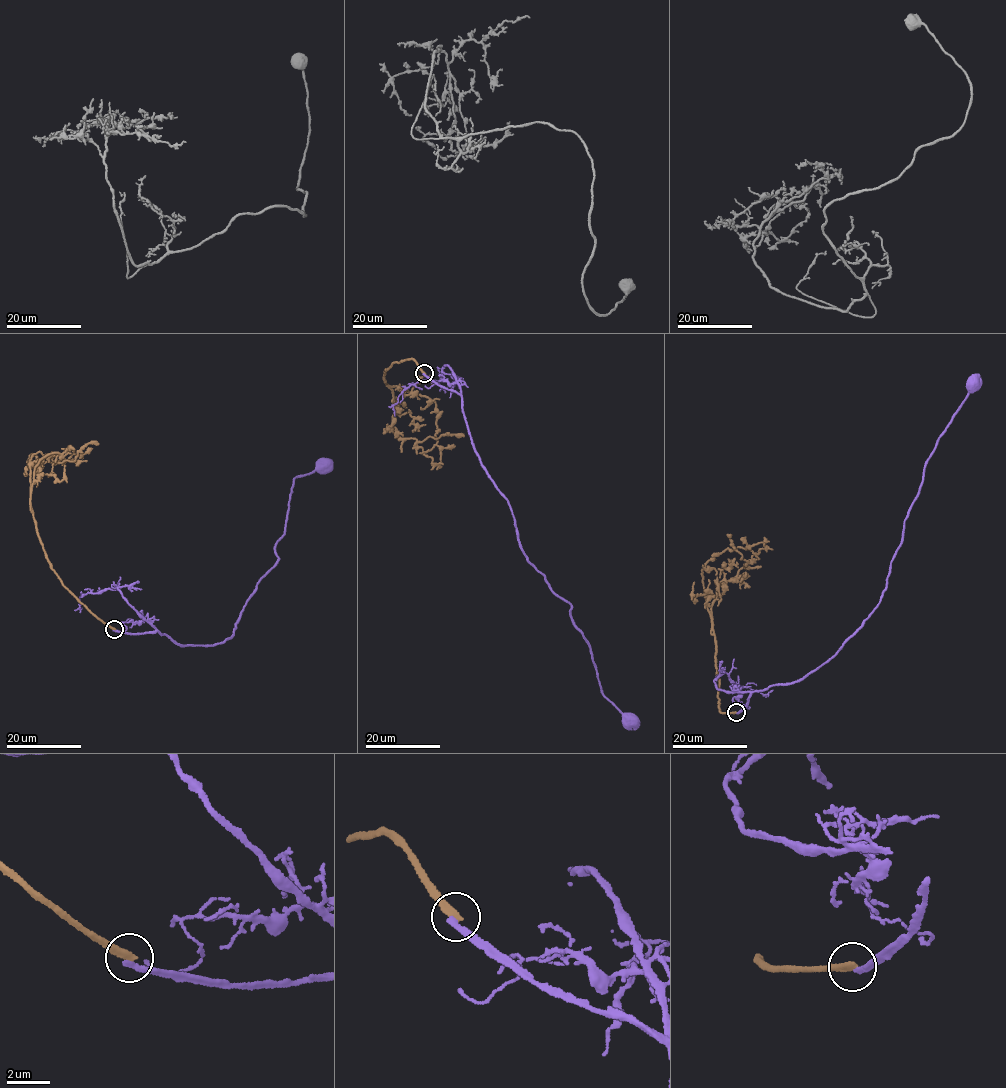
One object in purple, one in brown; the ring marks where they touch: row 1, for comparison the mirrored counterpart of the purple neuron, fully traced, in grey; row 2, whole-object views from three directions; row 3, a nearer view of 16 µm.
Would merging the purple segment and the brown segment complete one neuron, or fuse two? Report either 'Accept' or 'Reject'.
Reject

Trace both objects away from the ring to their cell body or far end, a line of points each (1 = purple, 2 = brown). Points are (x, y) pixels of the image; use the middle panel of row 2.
1: (424, 373), (461, 396), (472, 445), (507, 500), (521, 549), (570, 604), (602, 694), (630, 720)
2: (424, 373), (412, 358), (385, 370), (396, 402), (397, 436), (422, 442), (464, 435)

